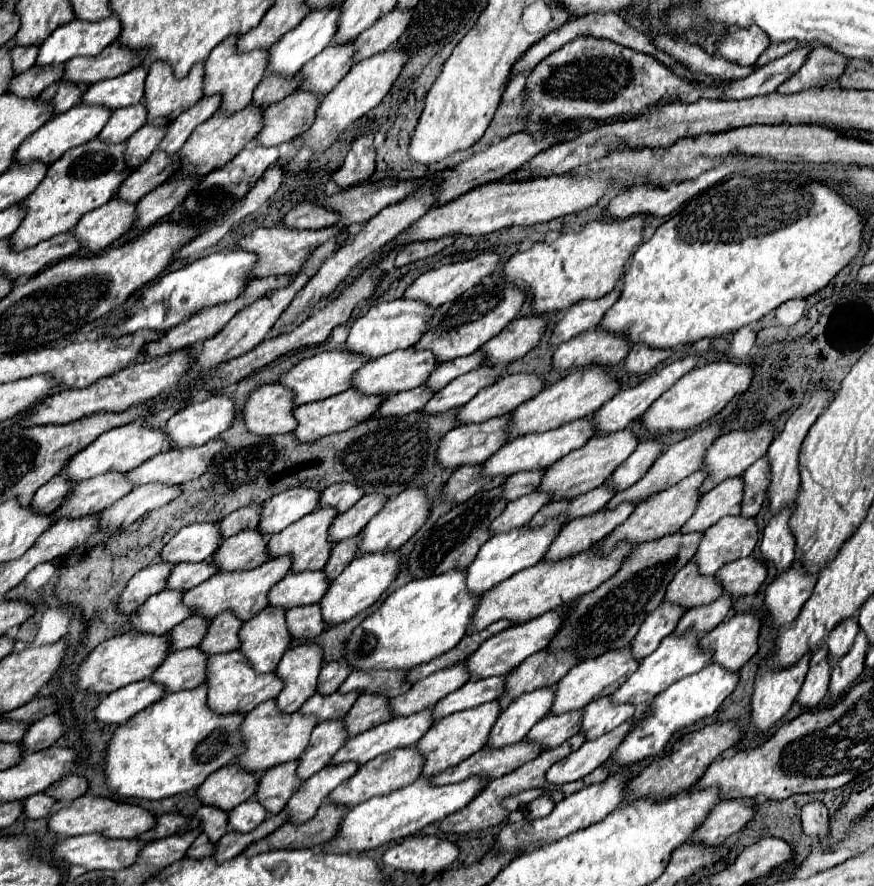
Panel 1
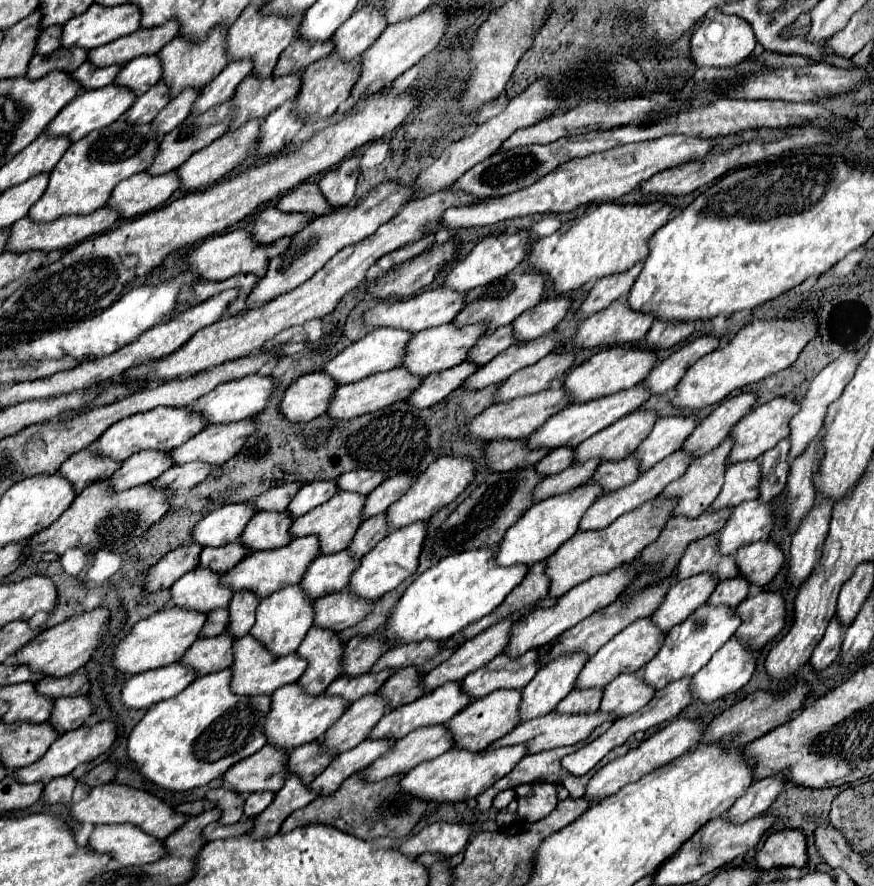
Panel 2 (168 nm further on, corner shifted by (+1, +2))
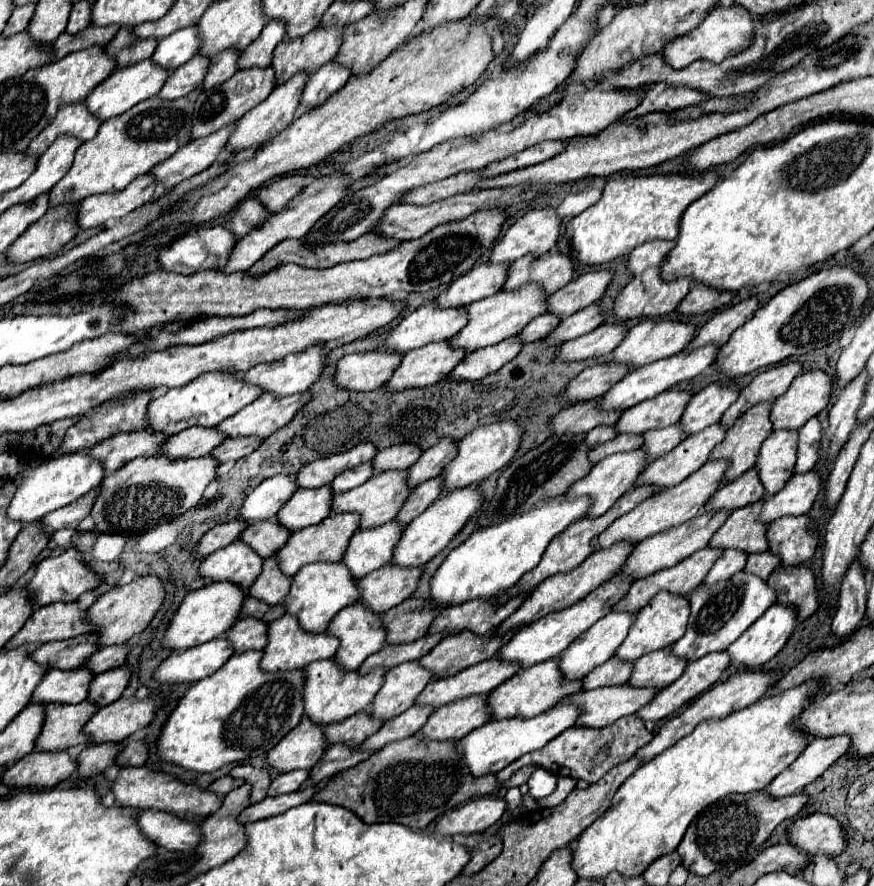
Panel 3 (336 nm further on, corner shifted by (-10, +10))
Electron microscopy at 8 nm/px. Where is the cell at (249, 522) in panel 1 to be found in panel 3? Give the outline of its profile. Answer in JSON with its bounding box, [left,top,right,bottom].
[295,442,377,488]

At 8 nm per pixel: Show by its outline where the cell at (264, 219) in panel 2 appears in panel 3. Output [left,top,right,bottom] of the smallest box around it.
[231,196,273,238]

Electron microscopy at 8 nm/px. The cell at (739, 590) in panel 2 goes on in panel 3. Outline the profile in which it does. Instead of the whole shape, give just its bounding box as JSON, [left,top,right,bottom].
[745,552,779,580]

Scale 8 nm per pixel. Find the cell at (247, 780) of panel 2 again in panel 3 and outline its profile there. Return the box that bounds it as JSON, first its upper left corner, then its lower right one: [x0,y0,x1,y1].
[267,720,327,774]

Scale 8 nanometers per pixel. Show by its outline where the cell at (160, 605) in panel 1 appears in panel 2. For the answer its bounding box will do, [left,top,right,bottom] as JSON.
[172,568,232,612]

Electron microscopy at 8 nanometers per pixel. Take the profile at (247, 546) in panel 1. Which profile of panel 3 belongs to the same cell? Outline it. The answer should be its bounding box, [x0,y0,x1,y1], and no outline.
[277,486,331,532]

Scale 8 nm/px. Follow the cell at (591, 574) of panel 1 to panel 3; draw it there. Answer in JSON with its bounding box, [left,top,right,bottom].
[591,460,727,552]

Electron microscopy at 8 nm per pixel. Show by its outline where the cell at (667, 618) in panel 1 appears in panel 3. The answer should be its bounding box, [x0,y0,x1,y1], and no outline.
[703,550,747,588]

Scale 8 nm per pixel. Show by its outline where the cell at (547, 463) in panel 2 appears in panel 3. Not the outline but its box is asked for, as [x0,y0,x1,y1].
[585,426,617,448]

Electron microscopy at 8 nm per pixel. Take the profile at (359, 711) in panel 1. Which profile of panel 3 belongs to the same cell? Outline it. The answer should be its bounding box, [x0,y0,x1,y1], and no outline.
[419,632,513,678]

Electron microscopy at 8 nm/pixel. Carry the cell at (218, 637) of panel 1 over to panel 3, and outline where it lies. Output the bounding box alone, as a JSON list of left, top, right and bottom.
[249,558,291,606]

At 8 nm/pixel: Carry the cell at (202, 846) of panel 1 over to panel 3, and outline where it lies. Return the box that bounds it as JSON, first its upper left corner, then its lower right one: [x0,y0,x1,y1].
[239,788,319,824]

